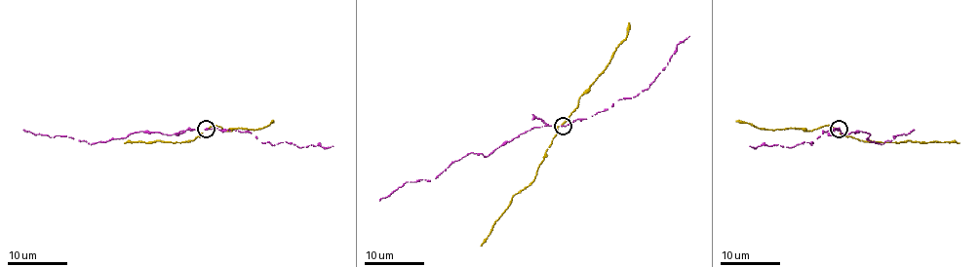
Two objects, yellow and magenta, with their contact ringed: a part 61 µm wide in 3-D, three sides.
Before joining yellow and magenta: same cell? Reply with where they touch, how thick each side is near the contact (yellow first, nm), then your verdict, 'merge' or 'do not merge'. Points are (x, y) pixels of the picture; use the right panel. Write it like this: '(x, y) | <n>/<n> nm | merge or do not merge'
(839, 129) | 190/200 nm | do not merge

